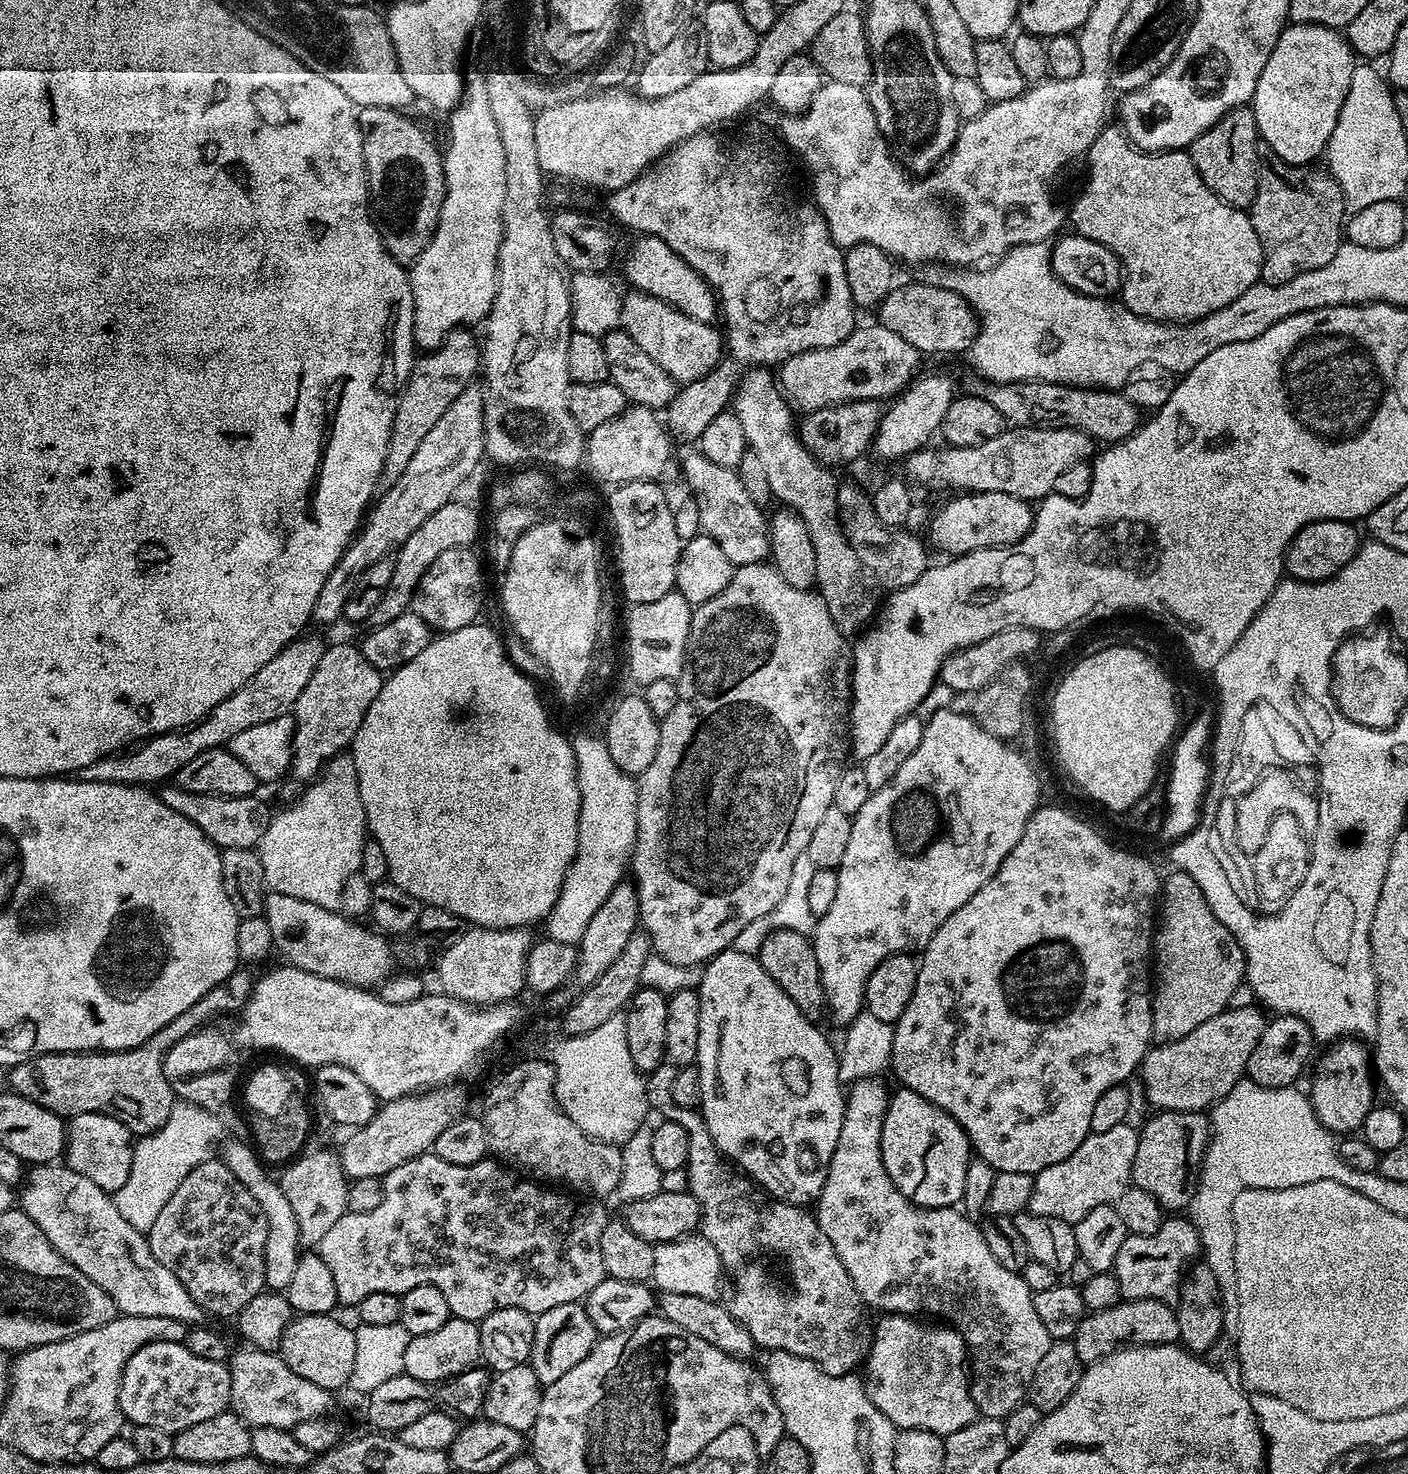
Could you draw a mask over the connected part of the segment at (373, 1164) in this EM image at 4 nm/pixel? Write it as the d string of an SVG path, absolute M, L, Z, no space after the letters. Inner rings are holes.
M453 1082L423 1094L381 1103L371 1122L355 1129L349 1135L352 1137L345 1142L344 1149L339 1149L340 1165L349 1181L375 1176L383 1178L394 1170L394 1166L402 1166L402 1162L425 1155L431 1149L434 1138L438 1138L438 1134L442 1134L450 1122L459 1120L469 1111L468 1092L460 1086Z

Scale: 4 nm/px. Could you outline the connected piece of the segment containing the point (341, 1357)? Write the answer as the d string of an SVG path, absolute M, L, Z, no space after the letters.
M297 1315L280 1339L278 1355L284 1359L286 1366L306 1378L306 1382L314 1382L314 1386L322 1386L329 1390L345 1387L350 1374L354 1370L354 1338L355 1331L347 1328L335 1315L301 1316Z

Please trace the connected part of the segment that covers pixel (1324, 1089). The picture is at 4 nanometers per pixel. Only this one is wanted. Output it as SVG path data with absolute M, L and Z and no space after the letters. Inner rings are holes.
M1345 1038L1333 1043L1329 1047L1332 1049L1321 1058L1320 1065L1316 1068L1316 1077L1312 1080L1312 1111L1318 1114L1322 1126L1333 1134L1359 1133L1363 1120L1374 1107L1374 1064L1370 1059L1369 1049L1367 1052L1360 1044L1363 1043L1356 1038Z

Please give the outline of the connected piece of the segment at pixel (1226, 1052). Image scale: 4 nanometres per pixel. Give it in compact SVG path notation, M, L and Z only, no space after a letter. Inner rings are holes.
M1227 1007L1222 1014L1202 1022L1198 1030L1190 1030L1186 1038L1149 1047L1138 1069L1138 1080L1144 1083L1145 1098L1153 1104L1153 1109L1162 1112L1204 1112L1211 1109L1222 1097L1230 1094L1240 1080L1245 1079L1250 1054L1254 1054L1254 1046L1258 1046L1258 1038L1262 1038L1262 1030L1266 1030L1268 1021L1269 1017L1259 1007Z

